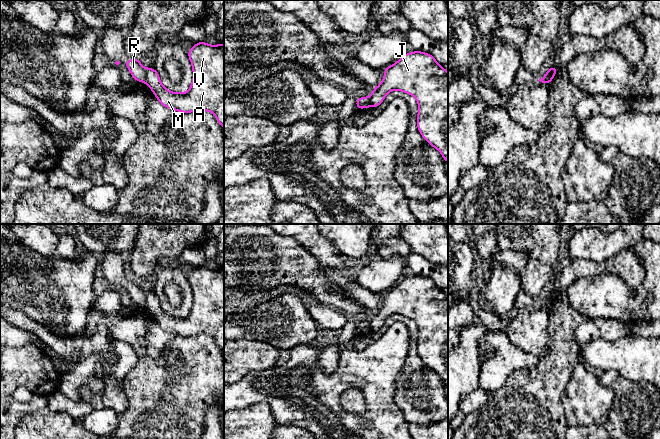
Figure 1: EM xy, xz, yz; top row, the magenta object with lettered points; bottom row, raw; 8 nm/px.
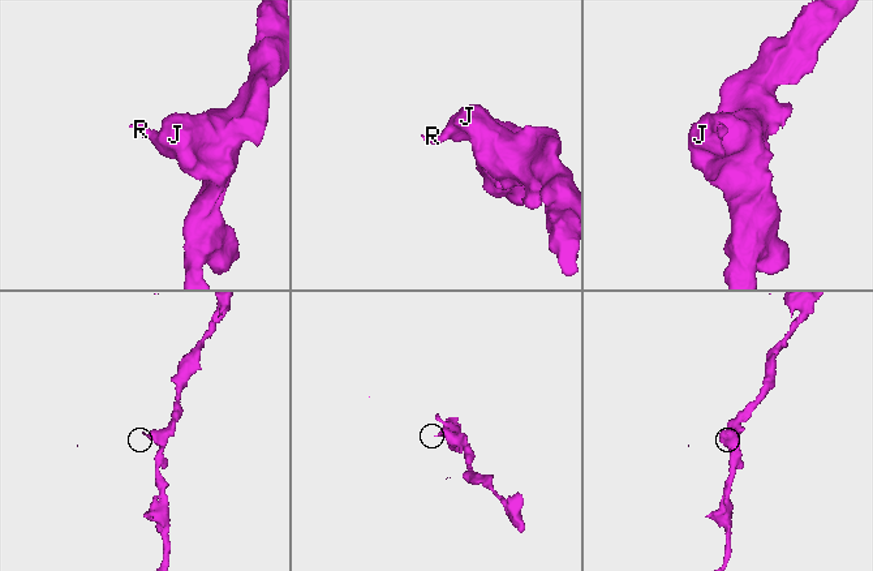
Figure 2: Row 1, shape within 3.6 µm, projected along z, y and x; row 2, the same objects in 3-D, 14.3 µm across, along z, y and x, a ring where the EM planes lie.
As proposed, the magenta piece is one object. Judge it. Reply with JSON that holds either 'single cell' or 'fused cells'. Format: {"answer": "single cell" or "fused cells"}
{"answer": "fused cells"}

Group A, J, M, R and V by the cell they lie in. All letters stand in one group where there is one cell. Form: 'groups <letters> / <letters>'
groups A J M V / R

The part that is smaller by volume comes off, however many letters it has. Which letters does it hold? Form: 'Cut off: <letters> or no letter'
Cut off: R

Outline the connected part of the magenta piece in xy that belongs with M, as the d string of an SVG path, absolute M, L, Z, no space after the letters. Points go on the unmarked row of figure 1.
M197 266L187 277L193 293L193 304L188 316L178 317L166 313L153 291L147 293L145 307L164 331L182 337L200 334L212 336L224 352L224 268L212 270L207 266Z

